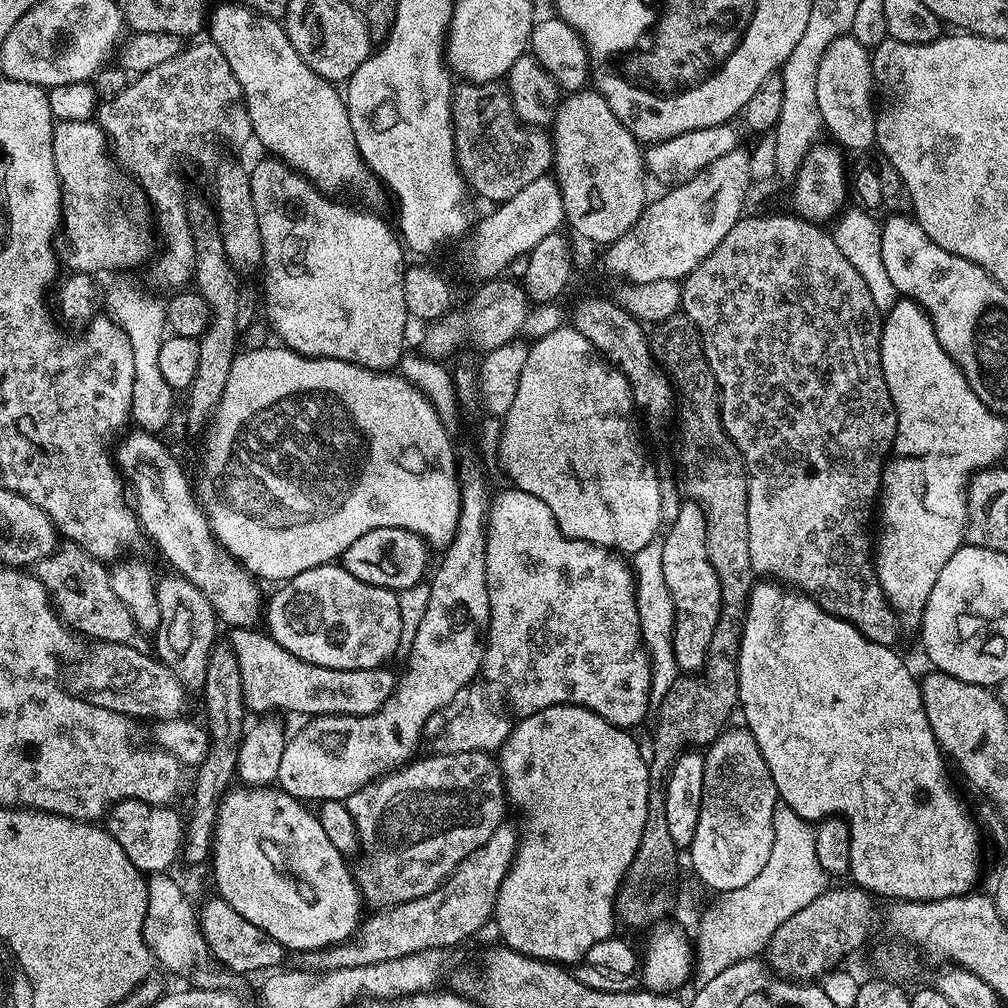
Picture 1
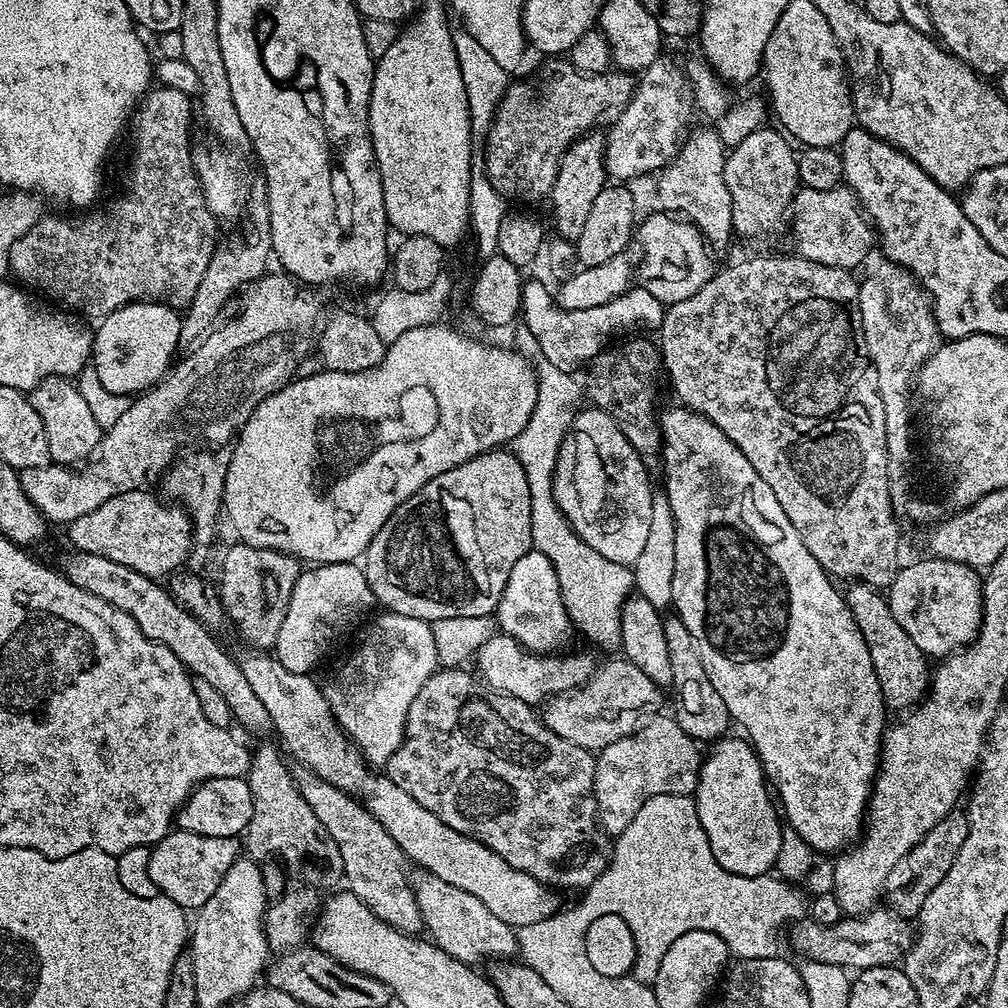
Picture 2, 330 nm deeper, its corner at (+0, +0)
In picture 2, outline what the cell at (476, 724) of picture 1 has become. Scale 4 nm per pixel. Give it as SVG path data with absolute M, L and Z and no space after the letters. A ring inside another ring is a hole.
M617 658L605 664L603 661L581 688L550 697L543 705L542 719L544 725L558 734L558 738L566 738L566 742L574 742L574 746L599 750L636 731L645 718L659 709L656 707L660 704L660 696L662 690L650 682L638 666Z

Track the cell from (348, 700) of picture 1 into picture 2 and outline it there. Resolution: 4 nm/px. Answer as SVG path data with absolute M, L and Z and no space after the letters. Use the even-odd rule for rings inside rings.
M495 634L476 652L475 671L478 673L480 683L489 692L497 692L503 696L518 698L533 706L540 706L552 696L581 688L598 667L598 660L588 652L567 652L563 654L530 652L514 638Z

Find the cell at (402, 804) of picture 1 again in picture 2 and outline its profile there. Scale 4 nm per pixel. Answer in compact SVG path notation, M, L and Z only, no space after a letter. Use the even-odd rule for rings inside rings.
M441 667L418 690L410 702L410 714L406 714L404 741L388 760L386 775L446 826L482 842L498 858L506 858L514 870L522 870L553 890L587 890L610 859L610 840L596 819L592 796L596 756L558 738L538 718L533 705L489 692L471 671L464 671L468 670Z

